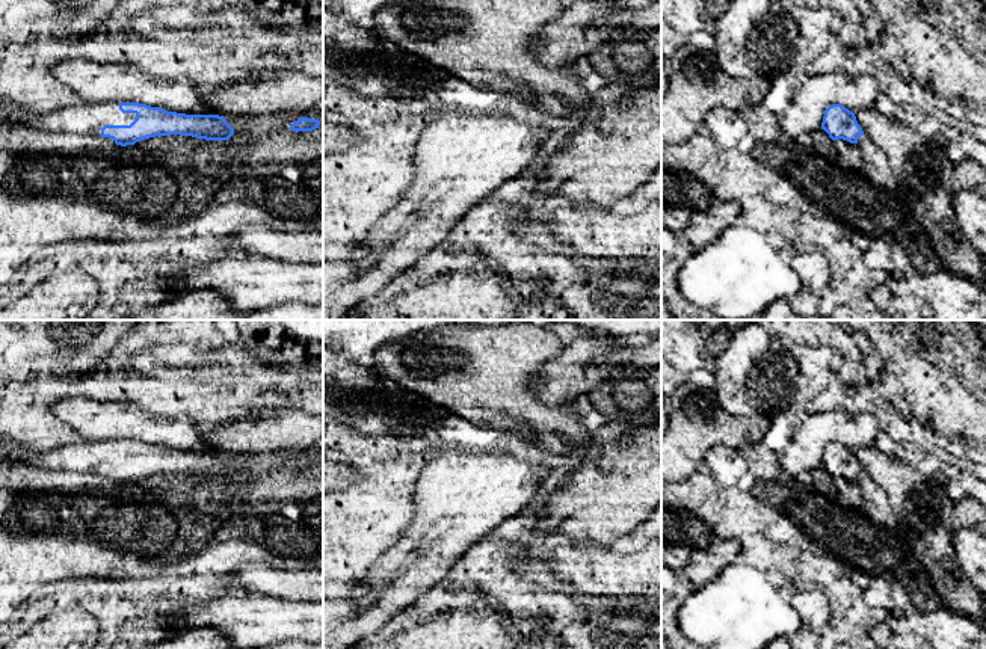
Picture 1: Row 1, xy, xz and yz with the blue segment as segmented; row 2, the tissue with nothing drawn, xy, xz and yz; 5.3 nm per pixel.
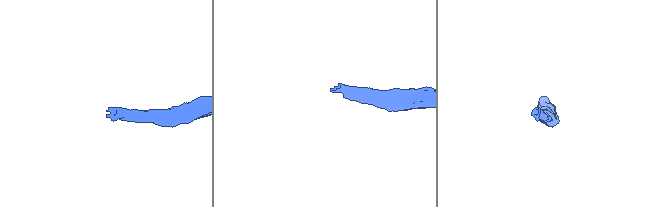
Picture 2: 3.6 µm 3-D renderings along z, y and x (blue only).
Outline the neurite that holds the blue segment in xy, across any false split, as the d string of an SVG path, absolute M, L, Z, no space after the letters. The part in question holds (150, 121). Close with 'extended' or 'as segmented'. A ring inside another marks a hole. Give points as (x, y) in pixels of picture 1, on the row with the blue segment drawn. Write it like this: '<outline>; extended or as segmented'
M0 98L0 119L36 131L109 137L121 146L168 134L205 140L228 140L234 134L223 116L186 115L139 103L82 103L42 113Z; extended

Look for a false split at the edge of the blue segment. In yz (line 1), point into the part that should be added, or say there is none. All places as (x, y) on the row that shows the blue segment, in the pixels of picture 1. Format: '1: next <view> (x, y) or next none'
1: next none

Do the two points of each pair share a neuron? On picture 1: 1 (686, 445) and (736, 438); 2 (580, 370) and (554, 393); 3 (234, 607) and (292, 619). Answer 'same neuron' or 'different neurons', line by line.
1: same neuron
2: same neuron
3: same neuron

